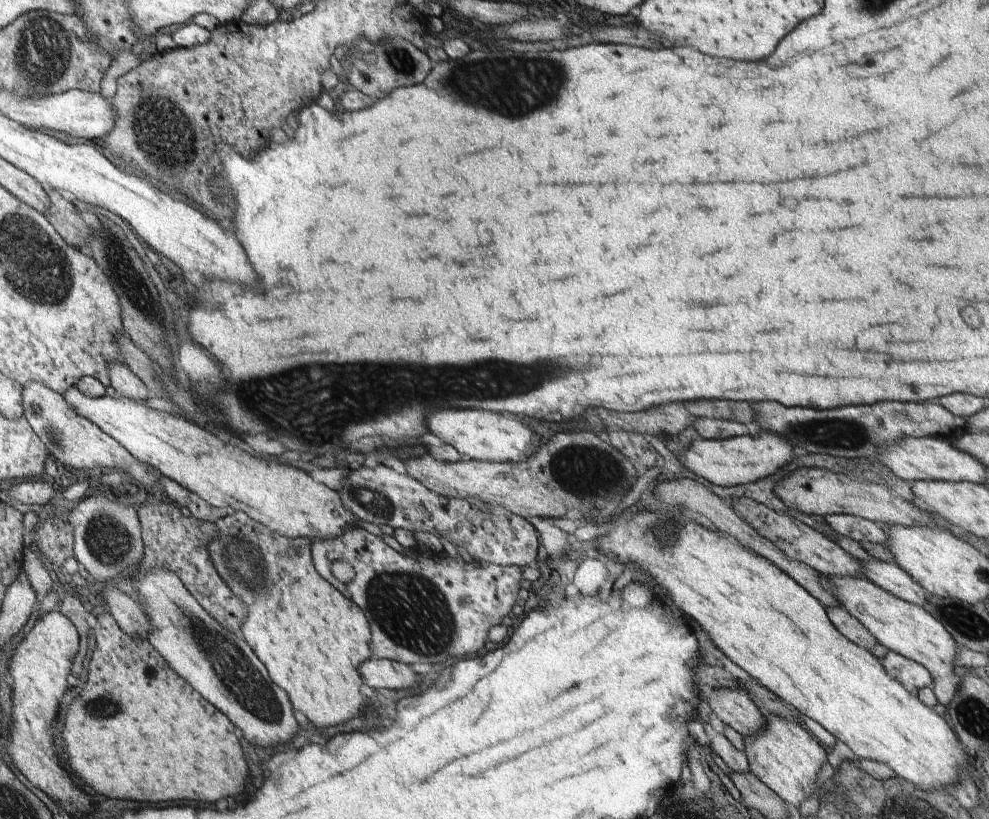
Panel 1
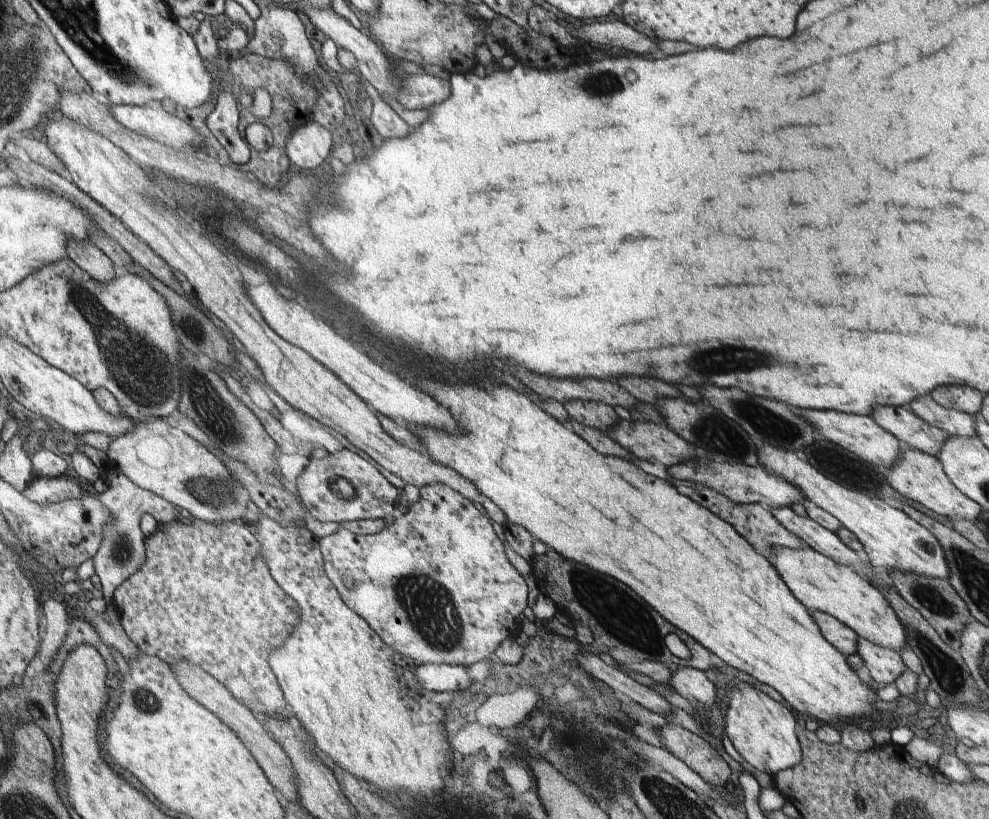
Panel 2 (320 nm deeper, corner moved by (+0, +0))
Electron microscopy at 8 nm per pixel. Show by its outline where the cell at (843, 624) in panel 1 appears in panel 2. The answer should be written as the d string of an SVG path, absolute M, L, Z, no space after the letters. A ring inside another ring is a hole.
M822 611L811 612L811 617L817 622L825 639L832 643L840 654L845 657L856 654L859 636L849 626Z

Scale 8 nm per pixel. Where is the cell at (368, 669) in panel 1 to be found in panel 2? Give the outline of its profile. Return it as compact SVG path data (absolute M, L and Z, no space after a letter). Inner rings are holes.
M428 663L416 669L418 681L432 692L459 692L471 688L474 680L468 675L467 665Z

